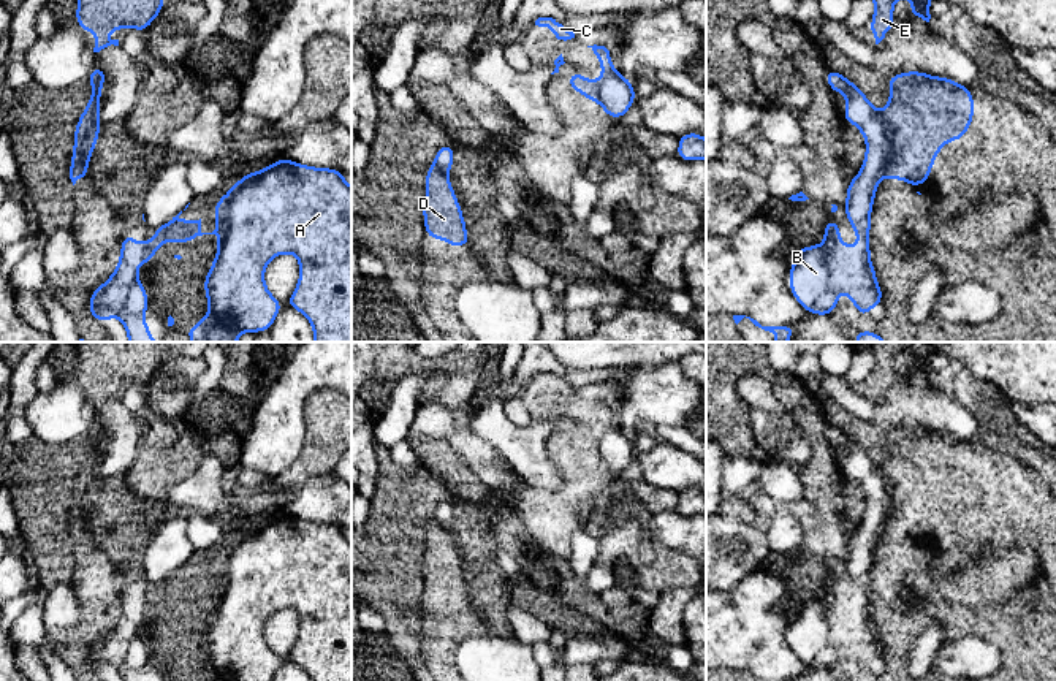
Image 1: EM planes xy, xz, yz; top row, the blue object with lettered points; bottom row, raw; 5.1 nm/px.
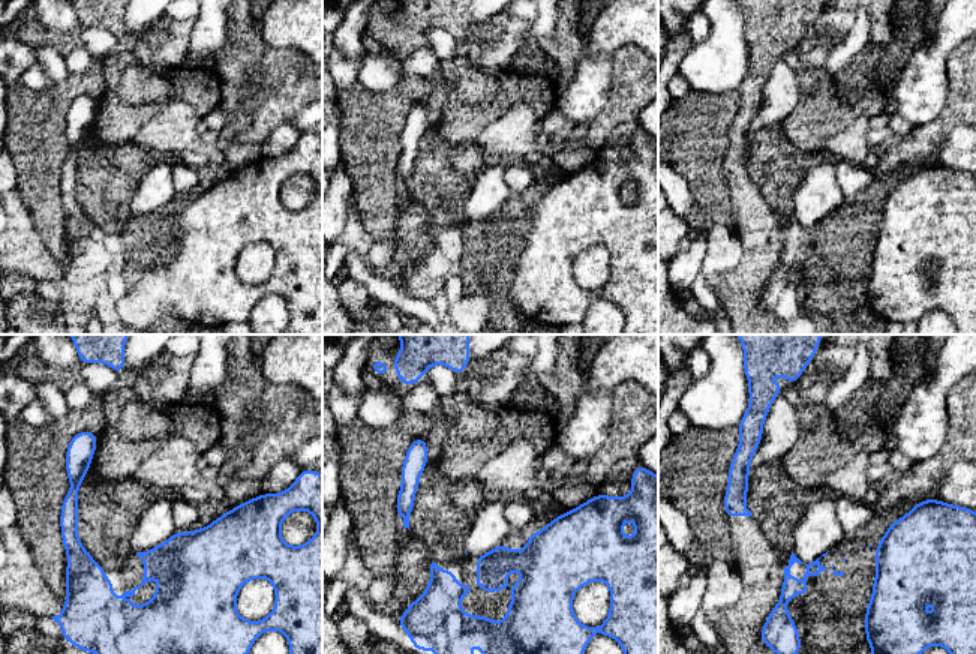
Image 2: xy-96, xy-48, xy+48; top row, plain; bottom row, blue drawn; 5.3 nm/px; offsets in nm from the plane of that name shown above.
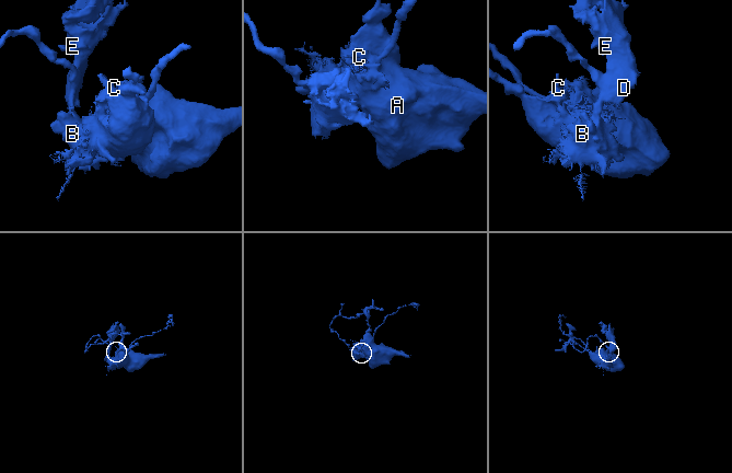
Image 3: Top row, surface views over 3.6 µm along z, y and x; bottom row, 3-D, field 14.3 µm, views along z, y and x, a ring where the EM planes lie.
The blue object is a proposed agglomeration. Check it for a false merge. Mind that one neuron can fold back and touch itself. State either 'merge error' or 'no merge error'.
merge error

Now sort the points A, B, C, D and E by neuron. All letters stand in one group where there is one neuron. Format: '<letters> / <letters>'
A B C / D E

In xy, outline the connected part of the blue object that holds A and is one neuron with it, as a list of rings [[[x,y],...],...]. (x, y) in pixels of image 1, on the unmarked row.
[[[282,512],[245,529],[217,554],[212,588],[201,586],[201,573],[180,575],[184,565],[157,581],[155,591],[144,599],[125,588],[114,629],[90,649],[90,670],[97,676],[116,670],[123,681],[149,681],[142,675],[150,664],[149,652],[136,621],[152,616],[161,597],[193,597],[196,591],[217,589],[218,603],[204,632],[209,668],[193,681],[272,681],[282,659],[269,648],[264,624],[282,608],[294,608],[299,614],[299,635],[285,660],[299,665],[312,681],[351,681],[351,542],[344,531],[334,523],[306,521]]]

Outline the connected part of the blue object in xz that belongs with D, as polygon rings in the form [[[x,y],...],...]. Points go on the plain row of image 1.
[[[437,519],[426,524],[426,551],[423,559],[426,591],[443,594],[451,602],[470,600],[465,575],[448,534]]]

